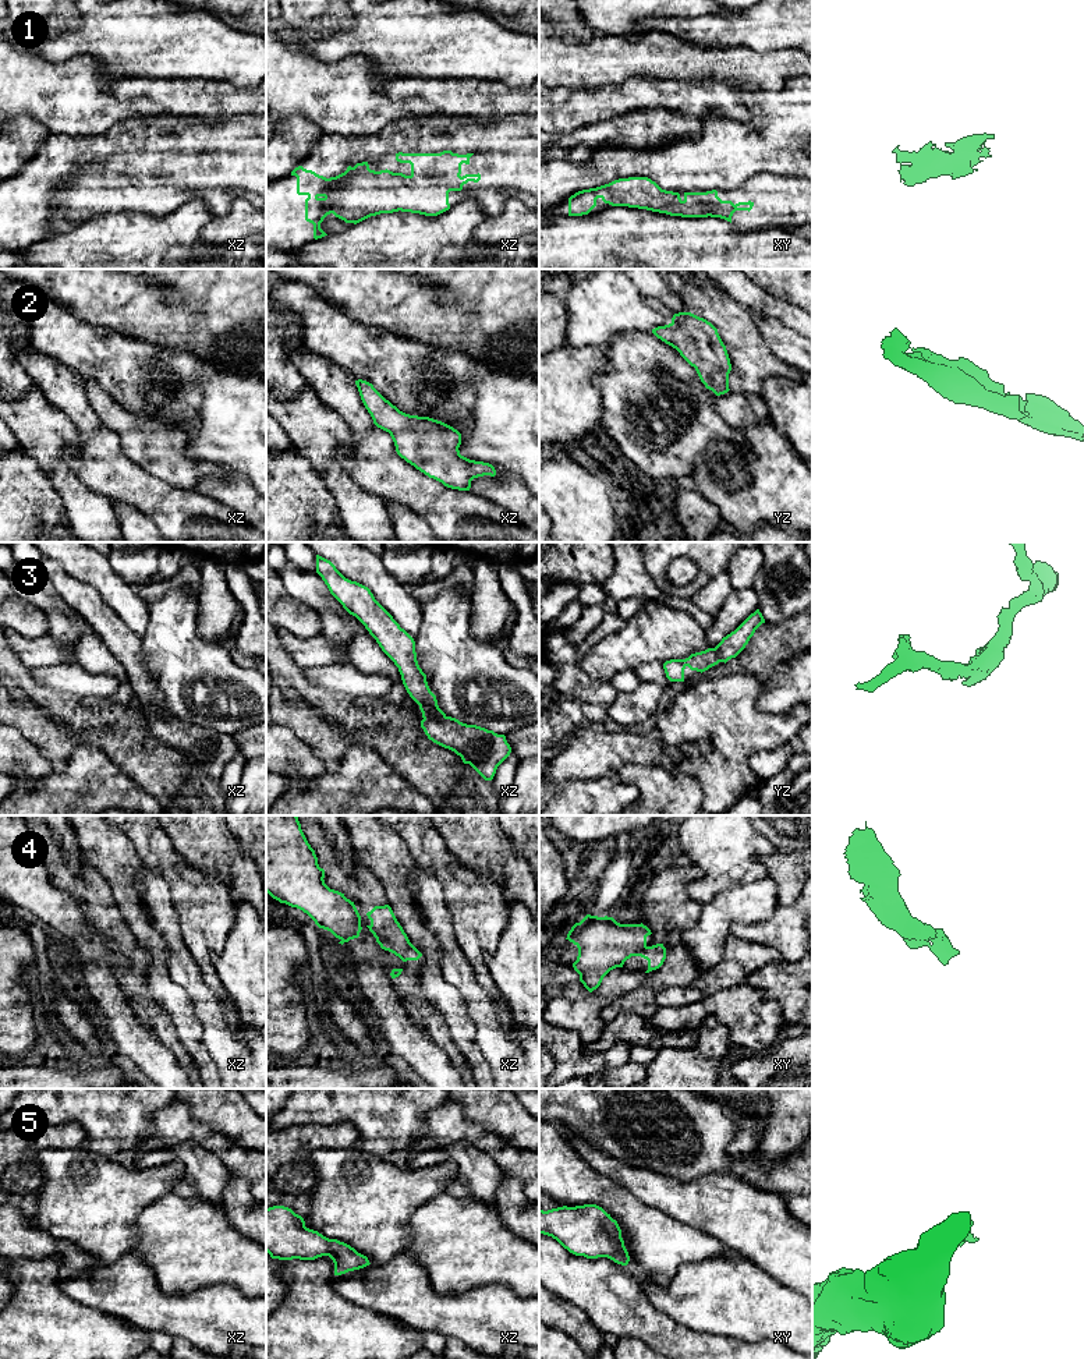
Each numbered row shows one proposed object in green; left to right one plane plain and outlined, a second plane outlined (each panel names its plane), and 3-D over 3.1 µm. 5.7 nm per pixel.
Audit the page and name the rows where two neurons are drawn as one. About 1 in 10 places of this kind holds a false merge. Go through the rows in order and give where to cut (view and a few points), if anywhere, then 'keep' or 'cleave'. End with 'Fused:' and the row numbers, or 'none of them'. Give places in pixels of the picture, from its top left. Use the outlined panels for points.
1: no cut | keep
2: no cut | keep
3: no cut | keep
4: xy (647, 947), (633, 955) | cleave
5: no cut | keep
Fused: 4

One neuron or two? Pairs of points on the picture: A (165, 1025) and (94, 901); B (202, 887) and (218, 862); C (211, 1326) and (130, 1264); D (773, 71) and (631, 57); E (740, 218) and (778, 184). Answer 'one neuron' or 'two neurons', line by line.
A: one neuron
B: two neurons
C: one neuron
D: one neuron
E: one neuron

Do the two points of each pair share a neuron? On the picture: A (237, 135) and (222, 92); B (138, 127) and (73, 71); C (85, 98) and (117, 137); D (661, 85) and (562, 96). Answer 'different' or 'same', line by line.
A: different
B: different
C: different
D: same

